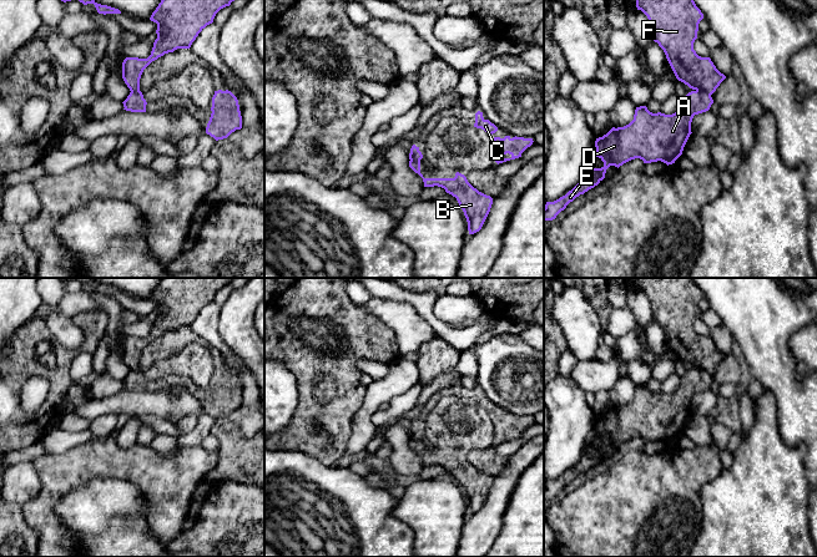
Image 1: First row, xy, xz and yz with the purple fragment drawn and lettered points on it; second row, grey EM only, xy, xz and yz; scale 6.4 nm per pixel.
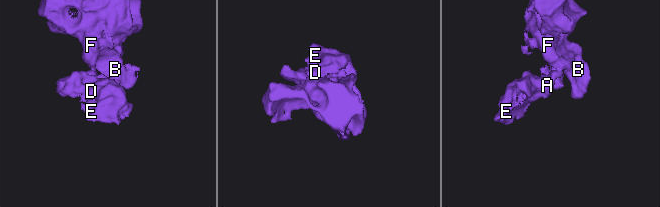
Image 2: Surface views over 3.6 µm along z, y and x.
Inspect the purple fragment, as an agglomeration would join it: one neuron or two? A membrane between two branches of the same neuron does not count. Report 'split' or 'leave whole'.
split

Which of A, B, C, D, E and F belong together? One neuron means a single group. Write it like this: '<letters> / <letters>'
A C D E / B F

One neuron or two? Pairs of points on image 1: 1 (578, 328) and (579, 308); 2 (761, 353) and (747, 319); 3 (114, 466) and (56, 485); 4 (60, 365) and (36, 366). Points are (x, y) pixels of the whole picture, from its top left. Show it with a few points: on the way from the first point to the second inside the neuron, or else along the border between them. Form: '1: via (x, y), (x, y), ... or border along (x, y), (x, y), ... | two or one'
1: via (578, 323), (578, 313) | one
2: via (761, 344), (761, 333), (756, 328) | one
3: via (100, 466), (77, 466), (70, 471) | one
4: via (54, 365), (43, 365) | one

